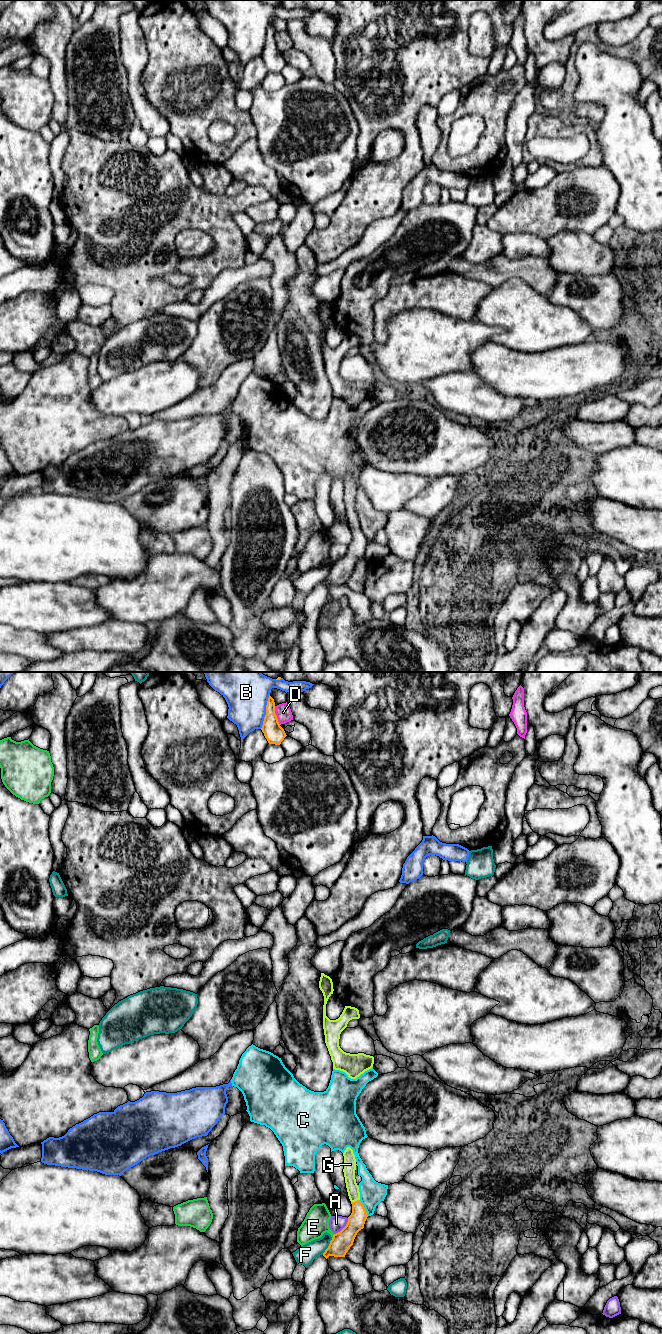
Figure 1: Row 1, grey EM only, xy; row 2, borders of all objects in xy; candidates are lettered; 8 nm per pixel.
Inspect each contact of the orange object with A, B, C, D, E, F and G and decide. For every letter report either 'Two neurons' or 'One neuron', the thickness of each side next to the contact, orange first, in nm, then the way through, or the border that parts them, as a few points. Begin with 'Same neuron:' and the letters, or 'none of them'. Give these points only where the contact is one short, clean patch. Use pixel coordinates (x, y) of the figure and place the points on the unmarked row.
Same neuron: G
A: Two neurons. Thickness 160 nm (orange) against 130 nm
B: Two neurons. Thickness 160 nm (orange) against 380 nm
C: Two neurons. Thickness 140 nm (orange) against 190 nm
D: Two neurons. Thickness 160 nm (orange) against 130 nm
E: Two neurons. Thickness 160 nm (orange) against 200 nm
F: Two neurons. Thickness 160 nm (orange) against 150 nm
G: One neuron. Thickness 140 nm (orange) against 100 nm. Path across: xy (356, 549), (355, 529), (349, 499)

